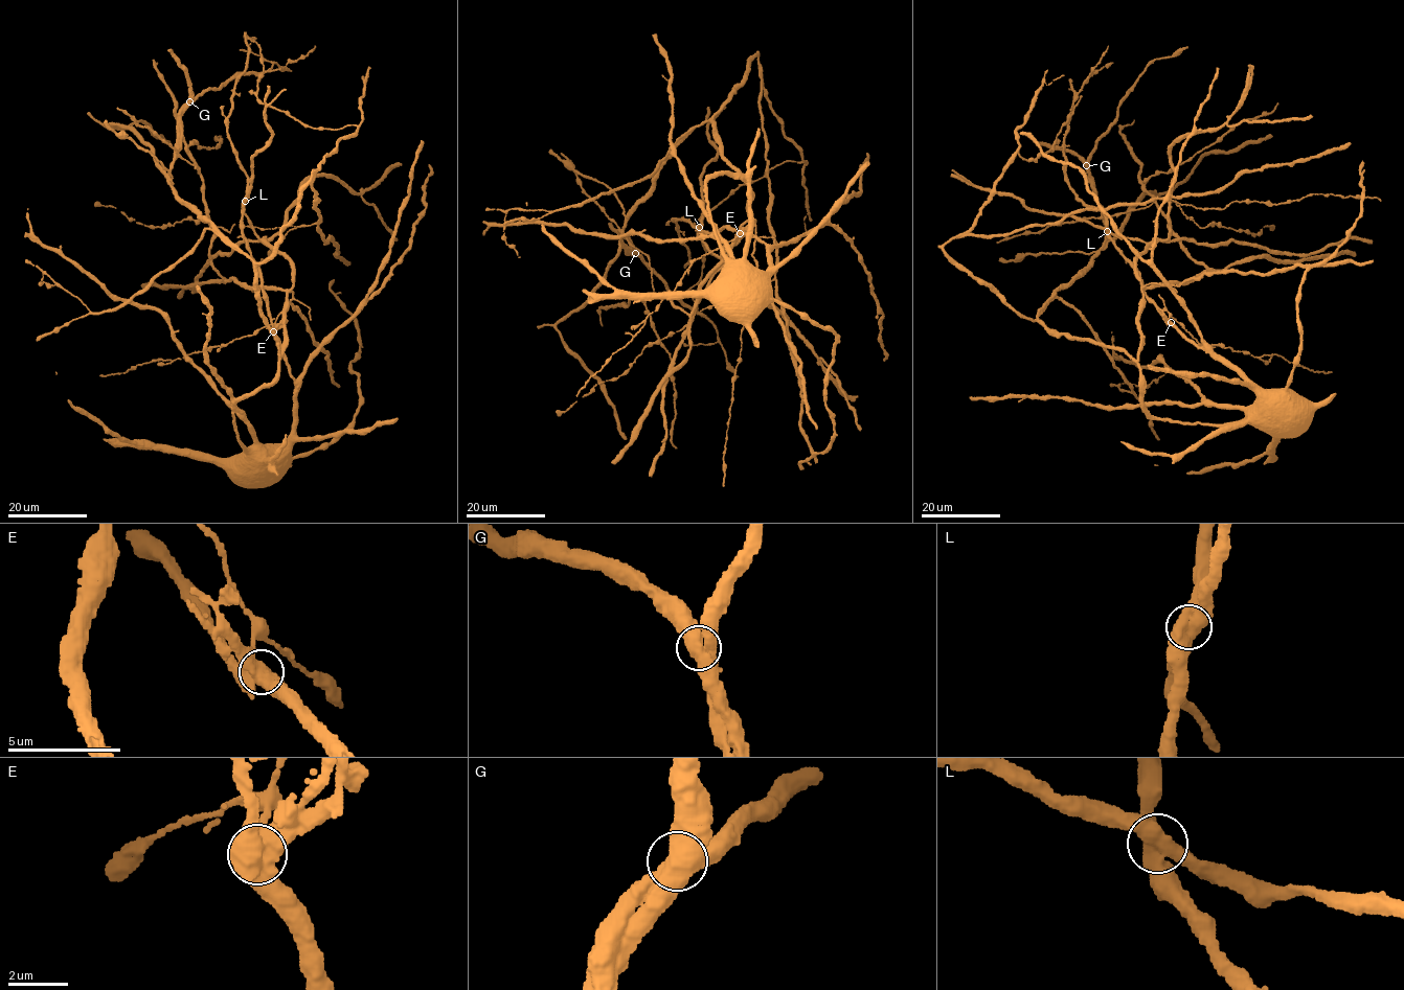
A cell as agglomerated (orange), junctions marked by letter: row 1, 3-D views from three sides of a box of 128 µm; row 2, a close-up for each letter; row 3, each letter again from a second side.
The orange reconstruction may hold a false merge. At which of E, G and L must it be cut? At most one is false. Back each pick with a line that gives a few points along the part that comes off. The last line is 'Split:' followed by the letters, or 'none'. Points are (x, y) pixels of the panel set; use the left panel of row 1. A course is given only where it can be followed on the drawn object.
E: (273, 331), (274, 325), (270, 324), (252, 335), (173, 362), (157, 359), (137, 365), (127, 371), (99, 375)
Split: E

